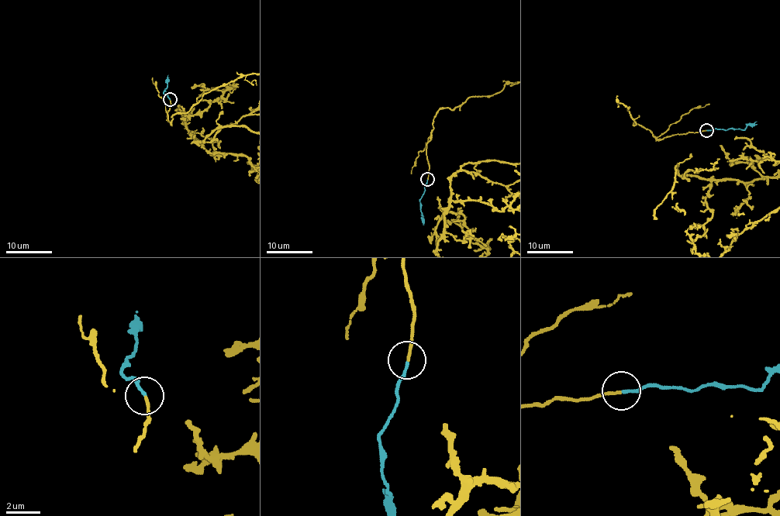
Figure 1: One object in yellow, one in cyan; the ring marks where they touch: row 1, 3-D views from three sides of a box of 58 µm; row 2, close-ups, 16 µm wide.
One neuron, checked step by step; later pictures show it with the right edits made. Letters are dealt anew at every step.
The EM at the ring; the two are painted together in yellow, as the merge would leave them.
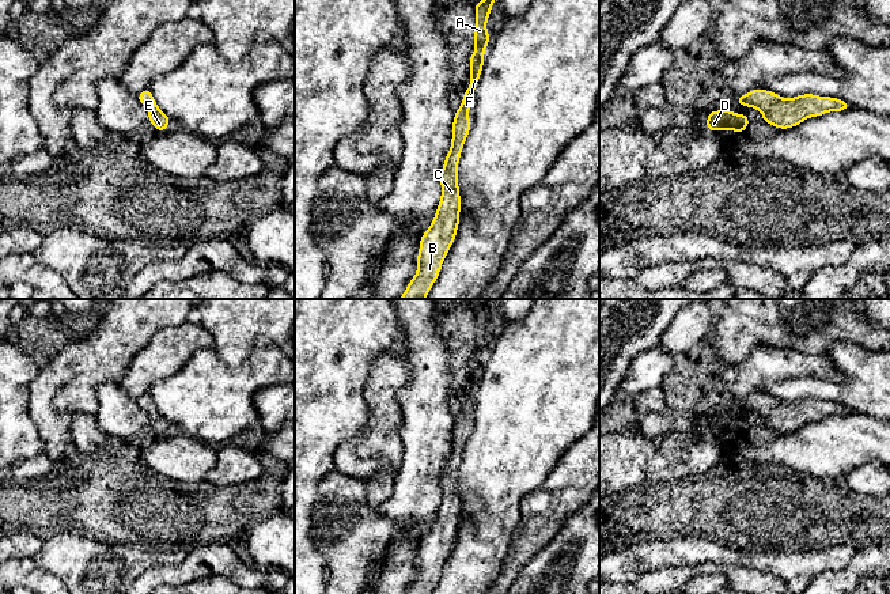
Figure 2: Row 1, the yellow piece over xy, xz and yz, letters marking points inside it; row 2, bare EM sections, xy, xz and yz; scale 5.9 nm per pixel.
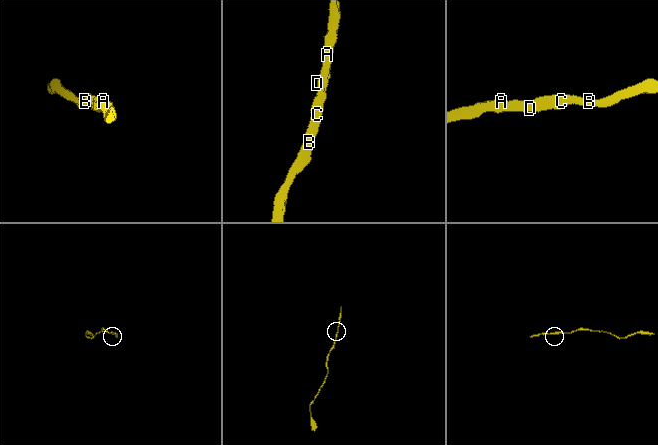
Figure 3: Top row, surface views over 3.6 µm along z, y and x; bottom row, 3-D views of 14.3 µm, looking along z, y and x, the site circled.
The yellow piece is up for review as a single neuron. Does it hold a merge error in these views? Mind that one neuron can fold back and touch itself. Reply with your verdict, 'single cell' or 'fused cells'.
single cell

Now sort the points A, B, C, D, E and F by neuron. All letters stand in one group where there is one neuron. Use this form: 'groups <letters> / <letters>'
groups A B C D E F

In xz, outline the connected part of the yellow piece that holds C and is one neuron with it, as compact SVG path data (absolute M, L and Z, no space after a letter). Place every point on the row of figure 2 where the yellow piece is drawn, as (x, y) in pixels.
M482 0L474 4L476 29L473 41L476 49L469 58L470 83L463 94L461 107L454 113L451 150L439 175L442 197L429 228L420 238L417 272L399 299L425 299L435 284L446 256L455 241L461 219L461 194L458 185L458 163L466 137L471 129L469 110L474 99L476 86L484 67L484 52L491 41L486 22L496 0Z

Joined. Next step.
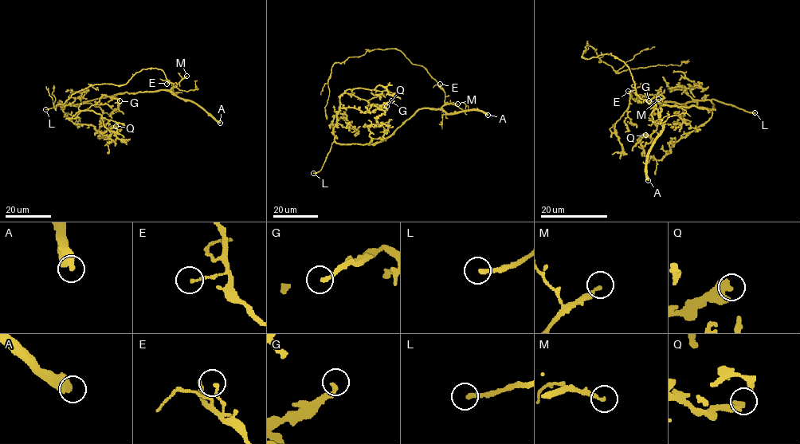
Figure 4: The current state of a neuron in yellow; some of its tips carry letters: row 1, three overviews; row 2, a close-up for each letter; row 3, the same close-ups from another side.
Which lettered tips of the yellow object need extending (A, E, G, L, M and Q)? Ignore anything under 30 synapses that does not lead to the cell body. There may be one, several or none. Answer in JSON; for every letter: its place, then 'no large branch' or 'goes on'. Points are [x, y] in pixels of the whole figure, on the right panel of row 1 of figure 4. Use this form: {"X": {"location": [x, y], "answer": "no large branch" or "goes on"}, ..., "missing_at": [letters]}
{"A": {"location": [648, 180], "answer": "goes on"}, "E": {"location": [628, 91], "answer": "no large branch"}, "G": {"location": [649, 100], "answer": "no large branch"}, "L": {"location": [754, 112], "answer": "goes on"}, "M": {"location": [658, 99], "answer": "goes on"}, "Q": {"location": [645, 135], "answer": "no large branch"}, "missing_at": ["A", "L", "M"]}

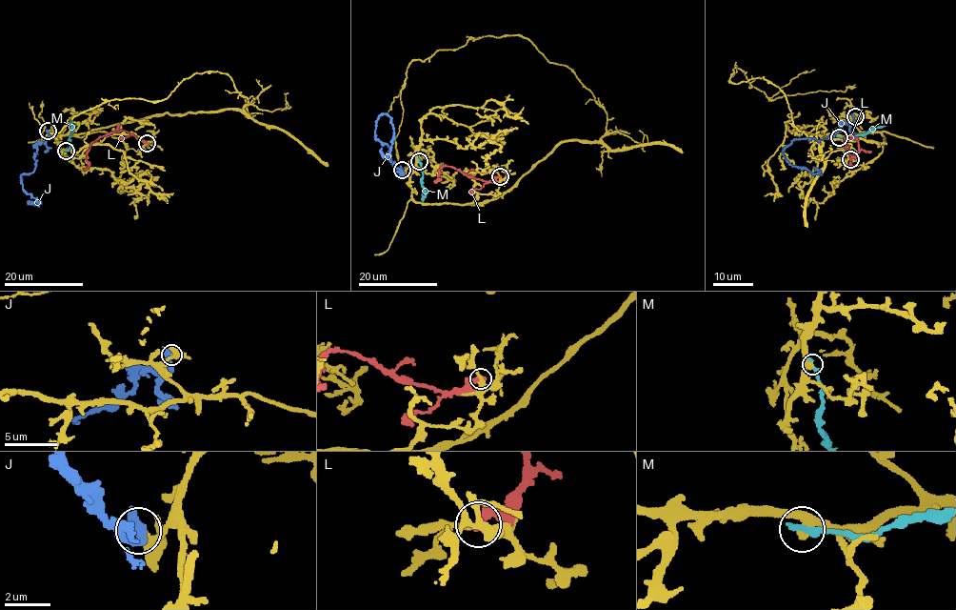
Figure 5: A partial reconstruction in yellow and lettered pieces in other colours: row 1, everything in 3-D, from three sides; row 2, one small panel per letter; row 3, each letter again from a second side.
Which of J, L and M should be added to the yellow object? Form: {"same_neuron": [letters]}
{"same_neuron": []}

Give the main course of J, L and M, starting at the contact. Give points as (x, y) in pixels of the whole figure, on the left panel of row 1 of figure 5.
J: (48, 132), (49, 135), (39, 143), (35, 168), (21, 175), (27, 193), (40, 200), (34, 204), (29, 201)
L: (147, 143), (126, 131), (115, 131), (100, 136), (87, 152), (88, 166), (83, 171)
M: (66, 152), (73, 126), (70, 119)

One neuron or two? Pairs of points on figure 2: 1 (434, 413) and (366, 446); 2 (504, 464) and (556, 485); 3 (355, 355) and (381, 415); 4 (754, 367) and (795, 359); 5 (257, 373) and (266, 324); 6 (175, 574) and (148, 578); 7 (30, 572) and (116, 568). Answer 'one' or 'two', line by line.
1: two
2: two
3: two
4: one
5: two
6: one
7: two

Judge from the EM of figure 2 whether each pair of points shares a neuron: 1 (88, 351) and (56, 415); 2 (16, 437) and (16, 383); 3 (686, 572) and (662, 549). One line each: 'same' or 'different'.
1: same
2: same
3: different

